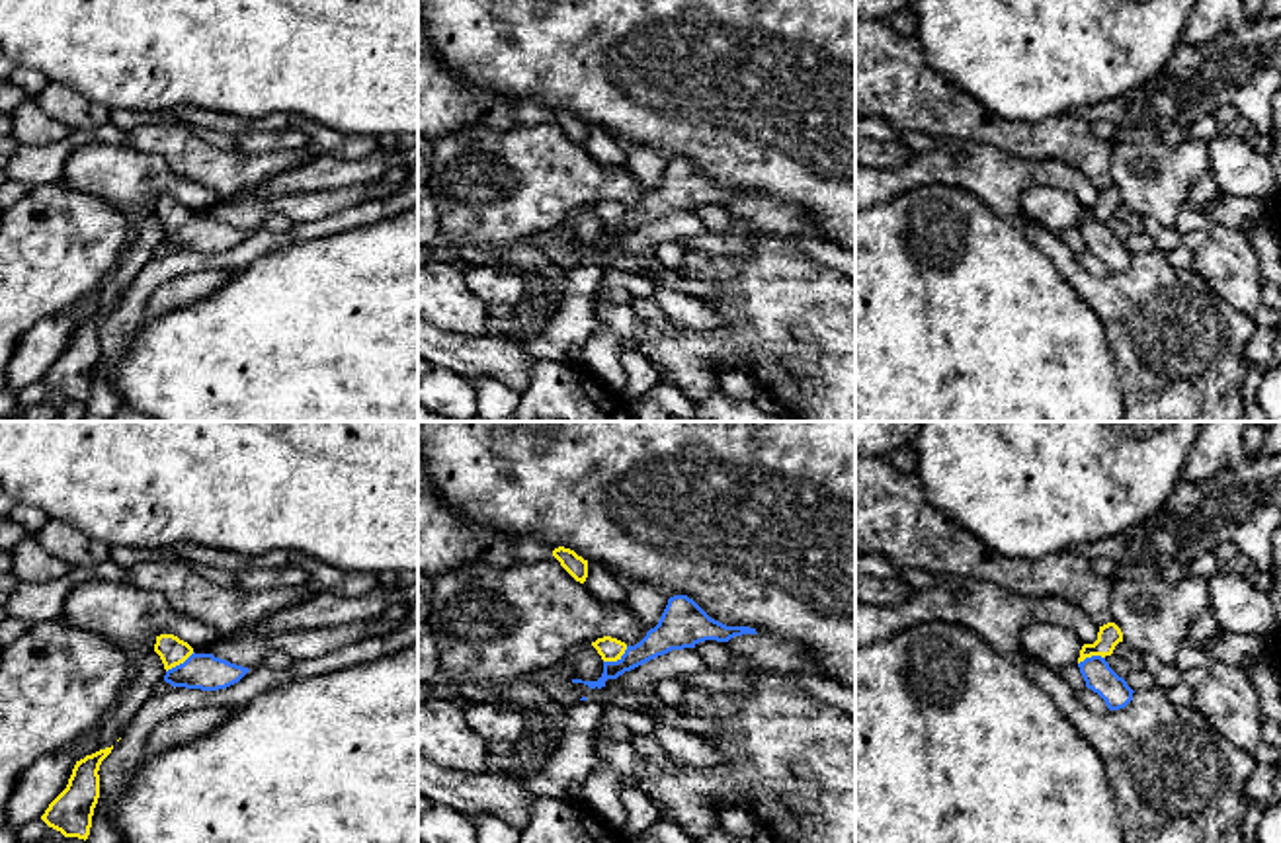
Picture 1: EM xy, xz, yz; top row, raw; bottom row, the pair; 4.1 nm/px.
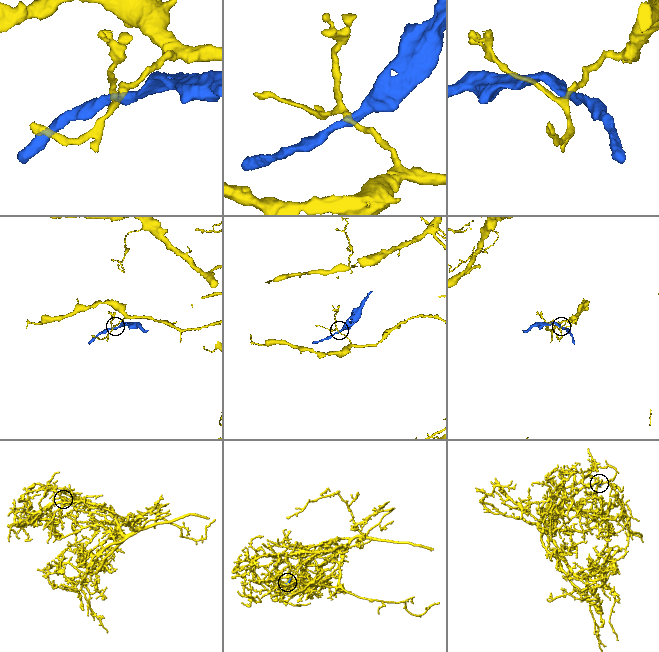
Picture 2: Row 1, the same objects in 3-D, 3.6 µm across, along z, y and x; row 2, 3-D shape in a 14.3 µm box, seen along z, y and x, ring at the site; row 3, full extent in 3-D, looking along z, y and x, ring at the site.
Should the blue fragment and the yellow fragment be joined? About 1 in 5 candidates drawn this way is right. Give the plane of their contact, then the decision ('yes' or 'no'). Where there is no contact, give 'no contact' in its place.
meets blue in xz; no

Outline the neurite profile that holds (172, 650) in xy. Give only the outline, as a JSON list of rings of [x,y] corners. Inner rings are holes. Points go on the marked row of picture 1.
[[[160,634],[156,636],[154,652],[160,656],[164,669],[168,671],[184,663],[193,654],[193,648],[174,634]]]

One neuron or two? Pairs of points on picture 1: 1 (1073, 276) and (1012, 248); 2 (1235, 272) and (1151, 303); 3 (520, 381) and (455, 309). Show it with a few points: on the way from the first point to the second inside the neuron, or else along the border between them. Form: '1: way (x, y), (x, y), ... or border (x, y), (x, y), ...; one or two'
1: border (1026, 235), (1086, 303); two
2: border (1192, 268), (1221, 297), (1242, 311); two
3: border (438, 326), (461, 336), (487, 334); two

